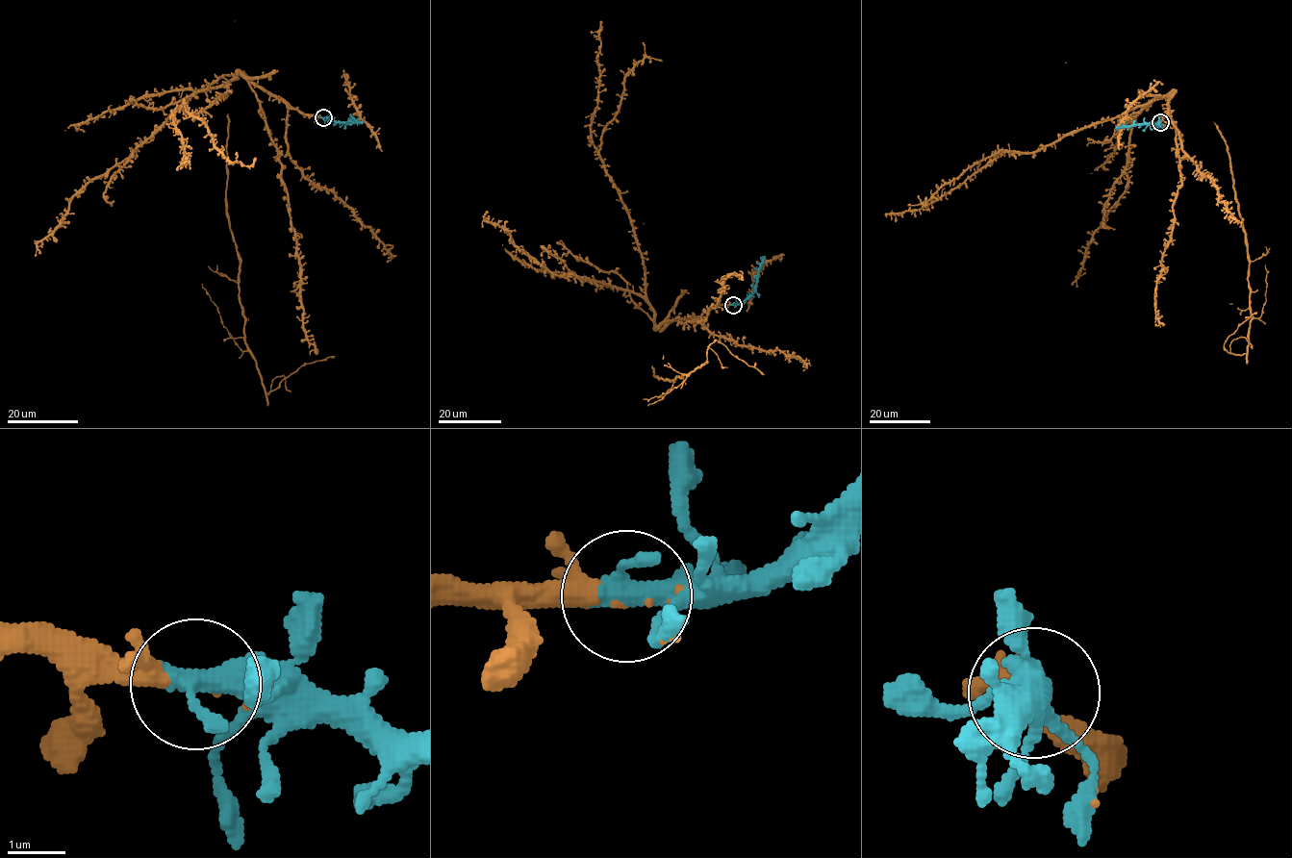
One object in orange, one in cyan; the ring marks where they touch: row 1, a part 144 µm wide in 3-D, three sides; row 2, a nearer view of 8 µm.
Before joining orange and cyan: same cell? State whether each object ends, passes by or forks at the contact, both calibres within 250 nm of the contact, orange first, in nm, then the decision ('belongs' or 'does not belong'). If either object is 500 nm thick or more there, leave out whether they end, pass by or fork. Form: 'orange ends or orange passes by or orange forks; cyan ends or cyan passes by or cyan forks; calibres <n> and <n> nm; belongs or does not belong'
orange forks; cyan forks; calibres 170 and 320 nm; belongs

